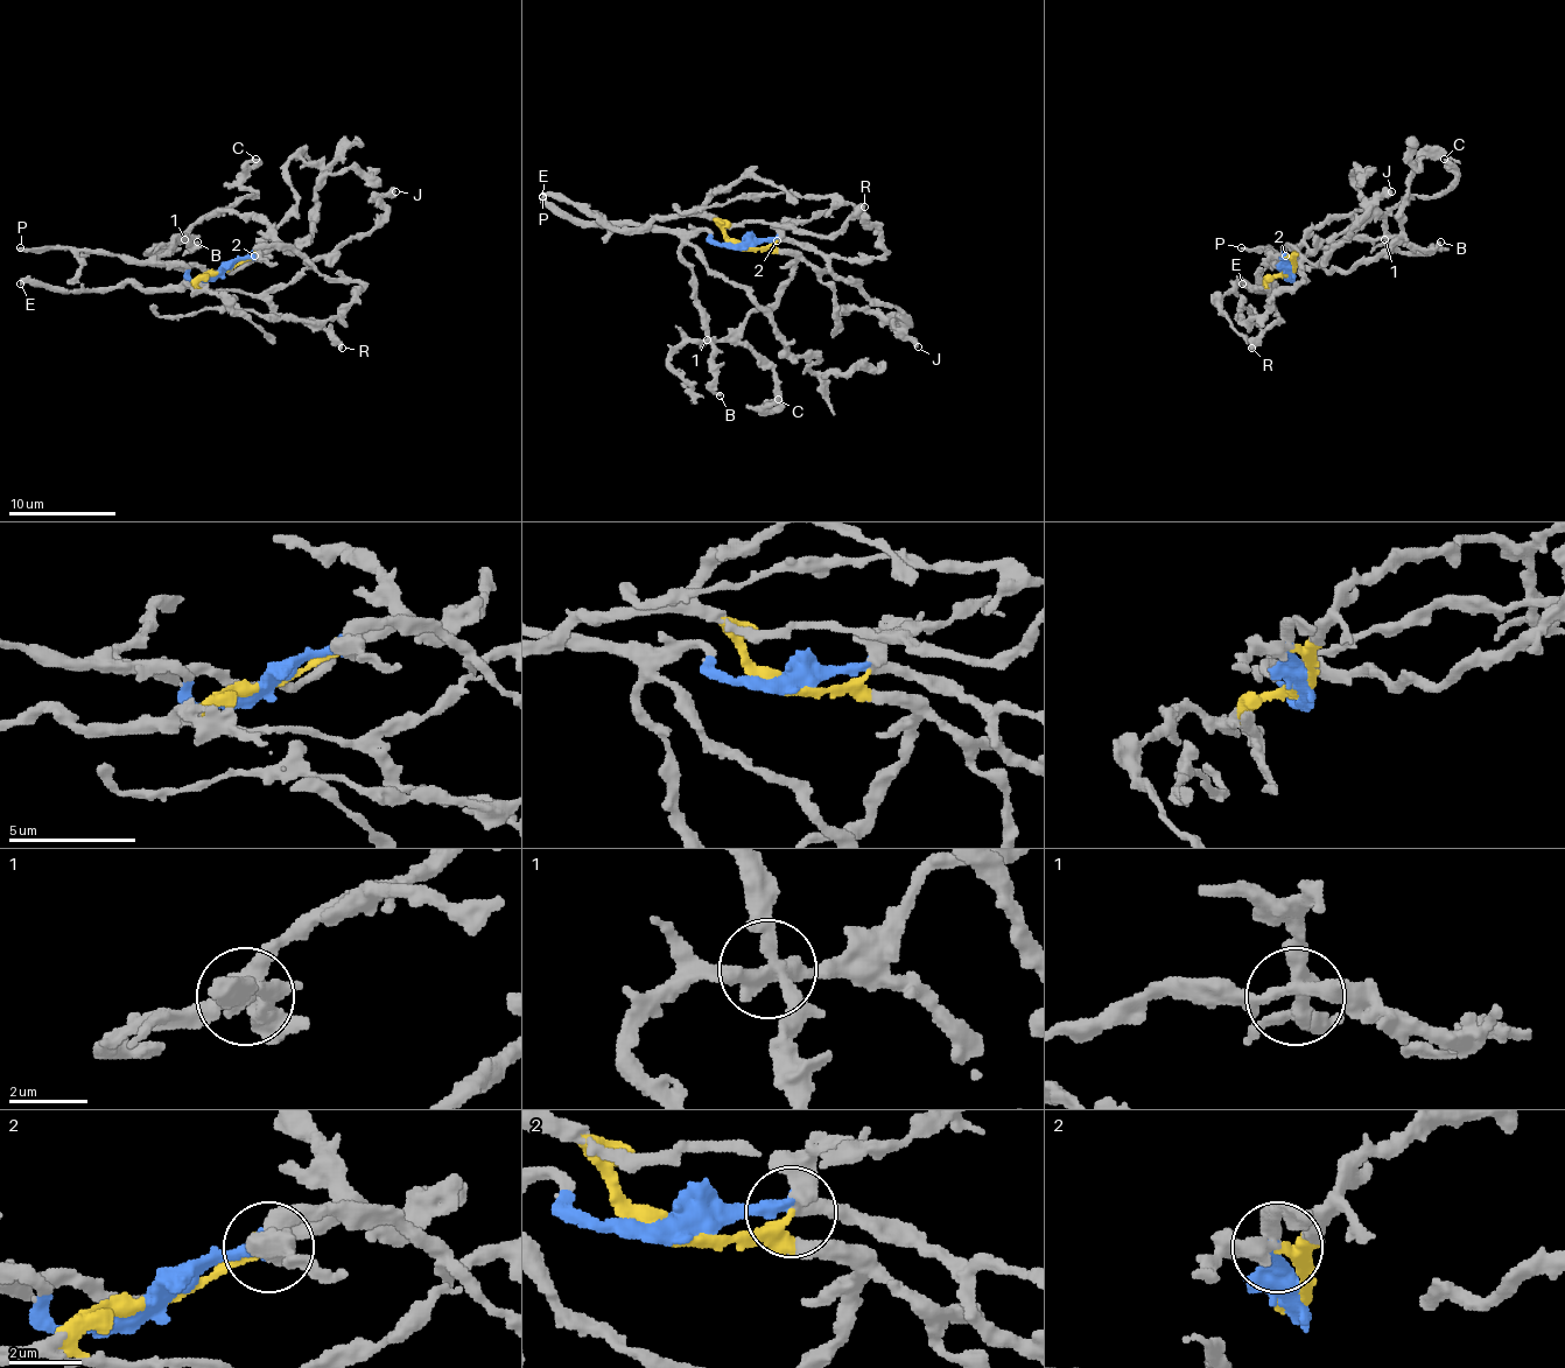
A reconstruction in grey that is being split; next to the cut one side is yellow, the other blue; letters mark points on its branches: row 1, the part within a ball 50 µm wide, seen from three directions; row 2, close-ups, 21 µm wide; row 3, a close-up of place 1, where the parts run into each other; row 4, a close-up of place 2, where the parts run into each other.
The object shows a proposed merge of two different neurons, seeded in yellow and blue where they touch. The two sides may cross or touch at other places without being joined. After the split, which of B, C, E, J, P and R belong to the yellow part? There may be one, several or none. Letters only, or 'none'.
C, E, R

